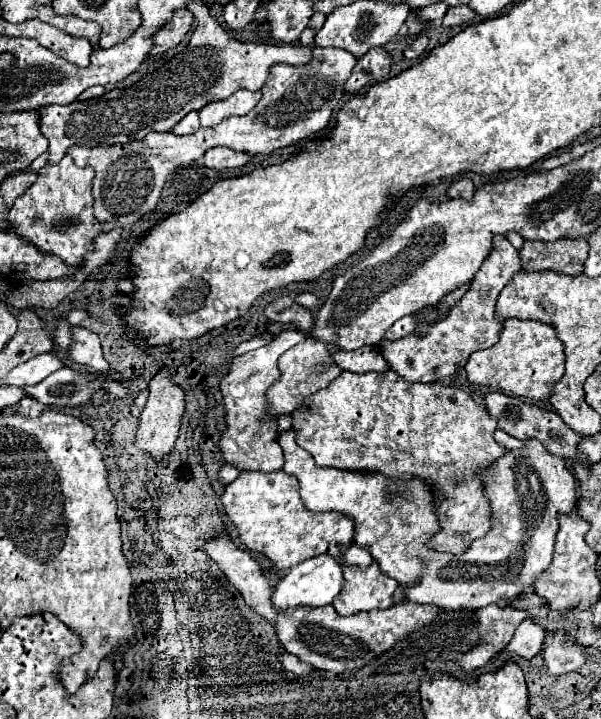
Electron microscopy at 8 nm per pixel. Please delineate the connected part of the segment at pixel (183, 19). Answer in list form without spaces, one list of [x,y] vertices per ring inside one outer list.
[[[179,9],[179,11],[175,11],[175,17],[173,17],[163,29],[159,29],[159,33],[153,37],[155,47],[151,49],[151,55],[165,53],[167,49],[179,45],[181,39],[183,39],[183,37],[187,35],[187,31],[191,29],[191,23],[193,23],[193,15],[191,15],[189,9]]]

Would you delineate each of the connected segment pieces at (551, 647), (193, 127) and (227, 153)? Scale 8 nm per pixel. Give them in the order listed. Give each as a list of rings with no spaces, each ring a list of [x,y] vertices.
[[[547,631],[543,643],[543,657],[551,675],[563,675],[577,671],[585,663],[585,651],[581,645],[567,641],[563,633]]]
[[[191,111],[173,127],[173,133],[187,135],[187,133],[195,133],[197,129],[199,129],[199,111]]]
[[[223,147],[209,149],[203,157],[205,167],[217,169],[217,171],[231,169],[231,167],[243,167],[249,161],[251,161],[249,153],[239,153],[239,151],[231,151],[231,149],[223,149]]]

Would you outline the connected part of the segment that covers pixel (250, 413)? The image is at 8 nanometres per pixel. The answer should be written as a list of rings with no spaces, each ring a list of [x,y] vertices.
[[[287,329],[275,335],[269,345],[233,359],[227,377],[221,381],[227,429],[223,431],[217,445],[221,449],[223,461],[251,471],[277,471],[283,467],[283,449],[279,449],[277,443],[277,419],[267,411],[267,389],[279,379],[279,355],[301,341],[305,341],[305,333]]]

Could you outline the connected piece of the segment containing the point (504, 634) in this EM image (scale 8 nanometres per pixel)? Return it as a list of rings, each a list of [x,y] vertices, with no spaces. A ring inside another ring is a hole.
[[[487,605],[477,611],[477,621],[479,621],[479,635],[481,635],[481,645],[475,647],[473,651],[465,653],[459,659],[459,665],[465,671],[483,667],[495,653],[505,649],[519,627],[521,621],[529,617],[527,609],[517,609],[517,607],[499,607],[499,605]]]

